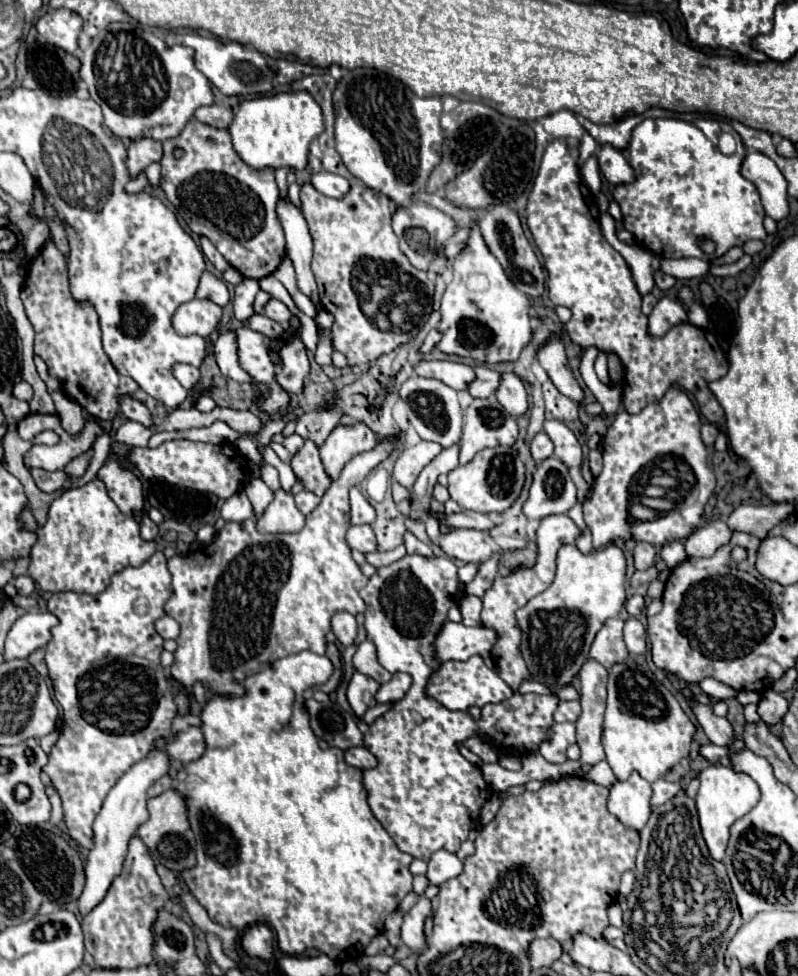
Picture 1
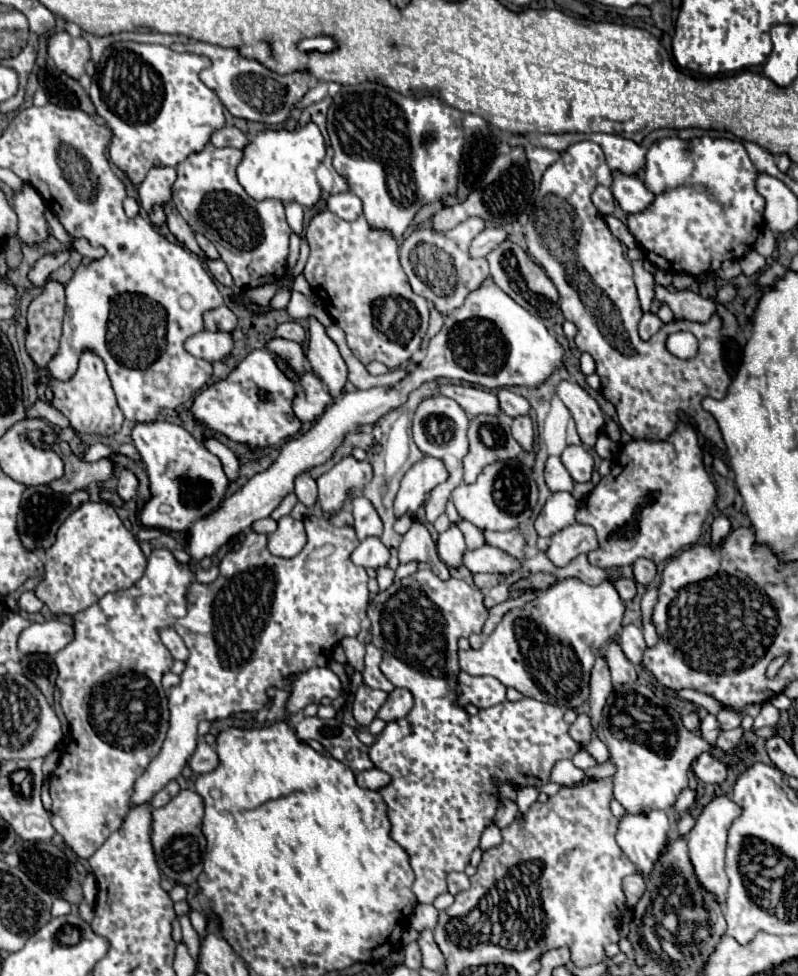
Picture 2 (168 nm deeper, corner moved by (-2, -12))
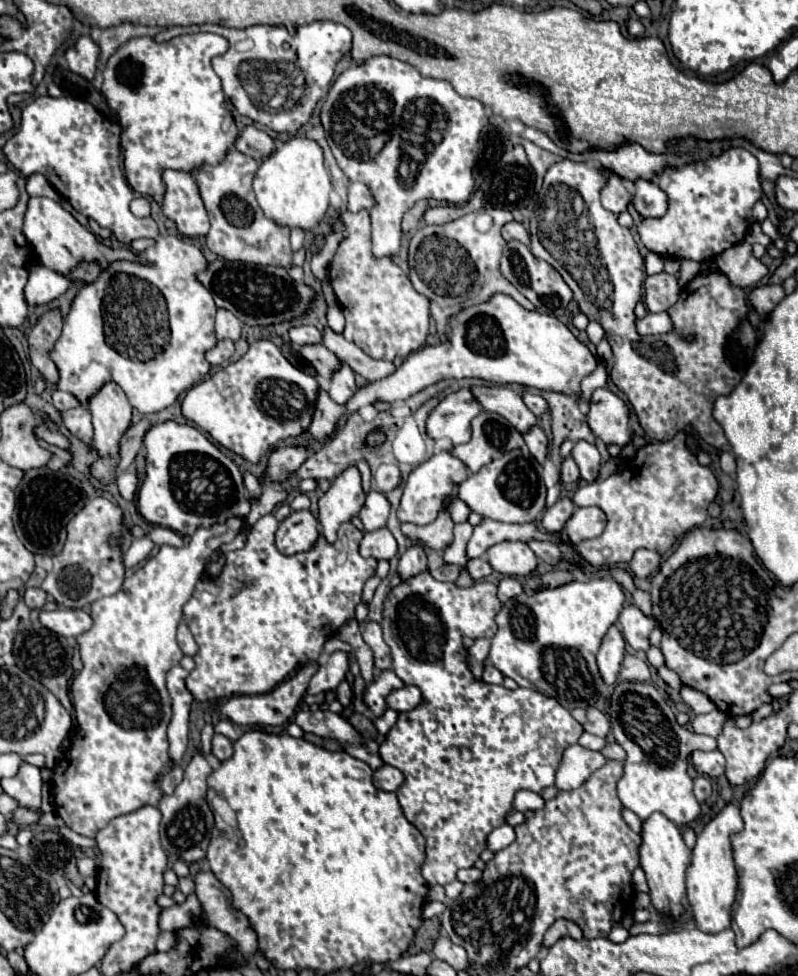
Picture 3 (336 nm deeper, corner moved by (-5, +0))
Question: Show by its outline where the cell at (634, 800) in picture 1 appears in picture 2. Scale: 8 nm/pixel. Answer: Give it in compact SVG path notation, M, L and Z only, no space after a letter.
M654 810L650 816L626 814L626 818L620 820L616 840L636 870L646 878L658 858L666 852L668 834L668 816L662 814L662 810Z

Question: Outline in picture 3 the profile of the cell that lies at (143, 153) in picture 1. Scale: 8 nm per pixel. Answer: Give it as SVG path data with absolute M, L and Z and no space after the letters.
M165 170L165 198L161 210L167 218L175 220L183 236L207 236L209 218L199 196L195 180L183 170Z

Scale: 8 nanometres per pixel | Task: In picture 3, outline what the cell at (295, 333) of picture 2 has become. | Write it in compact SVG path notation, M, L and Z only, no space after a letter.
M293 326L289 330L289 338L293 342L293 348L299 348L303 344L321 342L321 332L315 326Z

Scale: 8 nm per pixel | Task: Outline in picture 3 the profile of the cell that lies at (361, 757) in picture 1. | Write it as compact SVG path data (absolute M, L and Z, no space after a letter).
M383 764L381 770L375 770L375 772L373 772L373 784L375 784L379 790L395 792L395 790L401 786L403 780L405 780L403 774L401 774L397 768L389 766L389 764Z

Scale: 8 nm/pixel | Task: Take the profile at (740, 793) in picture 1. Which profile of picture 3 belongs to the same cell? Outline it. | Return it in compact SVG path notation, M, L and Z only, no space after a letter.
M725 804L709 824L697 836L697 842L691 850L691 864L687 870L687 902L691 906L691 916L699 930L715 934L729 928L729 912L737 892L737 872L733 862L733 852L729 836L743 828L741 810L737 804Z

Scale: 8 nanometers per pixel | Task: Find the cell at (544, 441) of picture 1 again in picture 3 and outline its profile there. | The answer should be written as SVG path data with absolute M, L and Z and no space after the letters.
M569 456L569 458L563 458L561 460L561 482L563 484L569 484L569 482L577 482L581 476L579 476L579 468L575 464L575 460Z

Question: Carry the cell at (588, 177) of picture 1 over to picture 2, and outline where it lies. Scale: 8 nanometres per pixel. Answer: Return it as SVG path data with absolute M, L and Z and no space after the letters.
M596 186L596 190L592 192L592 202L594 202L596 210L598 210L602 216L612 214L612 212L614 212L614 206L616 206L614 196L612 196L610 188L606 188L606 186Z

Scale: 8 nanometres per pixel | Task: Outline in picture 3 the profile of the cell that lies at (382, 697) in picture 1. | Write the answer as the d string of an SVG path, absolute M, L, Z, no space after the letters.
M403 686L403 688L397 688L393 690L389 696L387 696L387 706L391 710L397 710L397 712L407 712L407 710L413 710L419 702L423 700L421 692L417 686Z

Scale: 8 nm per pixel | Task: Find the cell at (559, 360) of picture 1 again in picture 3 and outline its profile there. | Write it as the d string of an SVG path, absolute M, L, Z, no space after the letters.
M597 388L589 400L587 424L605 444L625 446L631 440L629 408L607 388Z

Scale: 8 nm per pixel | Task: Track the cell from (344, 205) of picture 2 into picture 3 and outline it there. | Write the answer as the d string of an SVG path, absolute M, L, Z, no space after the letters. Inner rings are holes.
M351 182L349 184L349 204L347 208L351 212L359 212L363 208L371 208L373 206L373 194L369 192L369 188L363 184L363 182ZM371 198L371 202L369 202Z

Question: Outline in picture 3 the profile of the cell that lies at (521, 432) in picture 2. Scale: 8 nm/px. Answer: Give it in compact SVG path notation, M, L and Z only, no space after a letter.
M531 426L529 432L523 434L523 438L525 438L525 444L527 444L529 452L531 452L539 462L543 462L545 456L547 456L547 436L543 434L541 426Z

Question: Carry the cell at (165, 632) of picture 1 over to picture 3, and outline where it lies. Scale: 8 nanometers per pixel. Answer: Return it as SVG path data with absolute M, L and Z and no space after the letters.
M181 622L179 628L177 628L177 642L179 642L179 648L183 650L183 654L195 656L195 652L197 652L197 642L195 642L195 638L193 638L193 634L191 634L191 630L187 628L185 622Z

